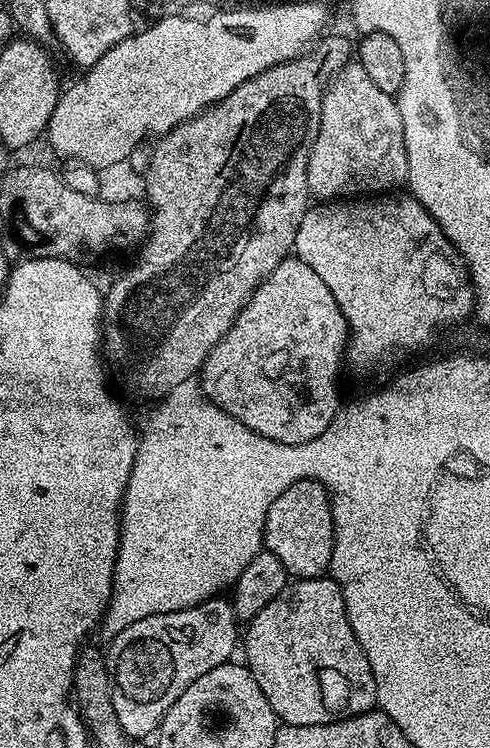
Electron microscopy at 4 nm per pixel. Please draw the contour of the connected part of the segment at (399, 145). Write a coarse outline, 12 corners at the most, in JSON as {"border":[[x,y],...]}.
{"border":[[349,62],[308,159],[317,201],[408,179],[396,96]]}

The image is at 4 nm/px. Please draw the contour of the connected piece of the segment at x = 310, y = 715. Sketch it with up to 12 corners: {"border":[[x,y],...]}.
{"border":[[331,578],[247,621],[246,666],[281,725],[377,707]]}

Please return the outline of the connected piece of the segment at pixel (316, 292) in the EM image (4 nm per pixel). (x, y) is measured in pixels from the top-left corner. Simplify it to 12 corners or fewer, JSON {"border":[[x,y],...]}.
{"border":[[289,258],[198,373],[262,438],[305,444],[342,407],[348,323]]}

